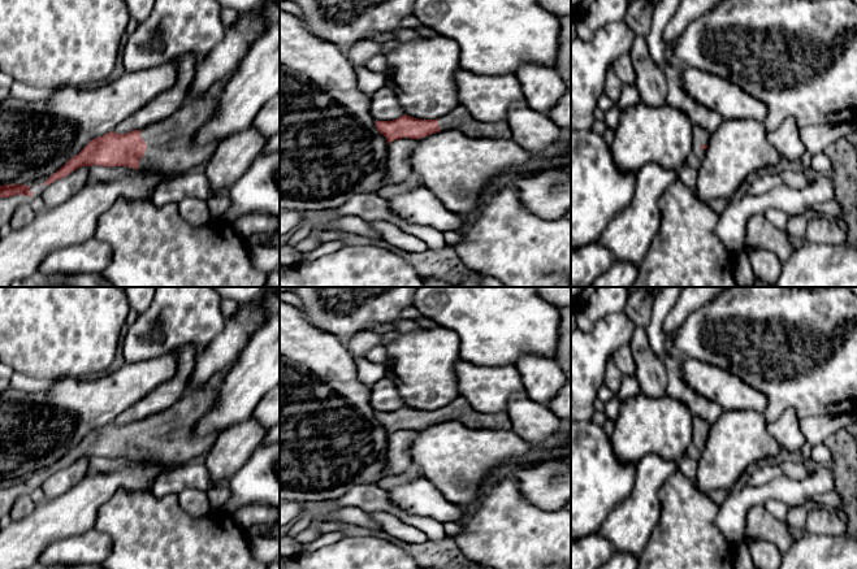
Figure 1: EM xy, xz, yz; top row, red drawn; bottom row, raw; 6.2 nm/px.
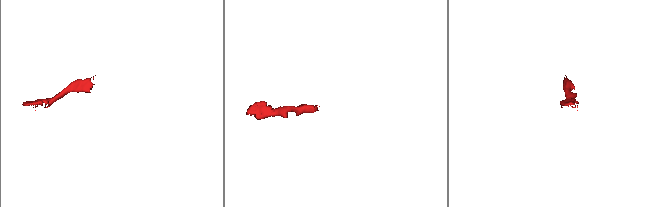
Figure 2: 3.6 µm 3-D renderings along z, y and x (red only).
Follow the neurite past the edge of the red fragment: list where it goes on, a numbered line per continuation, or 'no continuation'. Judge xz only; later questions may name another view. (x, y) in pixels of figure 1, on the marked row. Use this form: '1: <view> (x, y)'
1: xz (459, 118)

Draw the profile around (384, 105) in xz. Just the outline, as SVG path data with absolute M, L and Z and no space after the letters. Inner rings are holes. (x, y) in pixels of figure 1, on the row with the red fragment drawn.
M388 86L371 95L369 113L376 121L393 121L404 114L394 90Z

